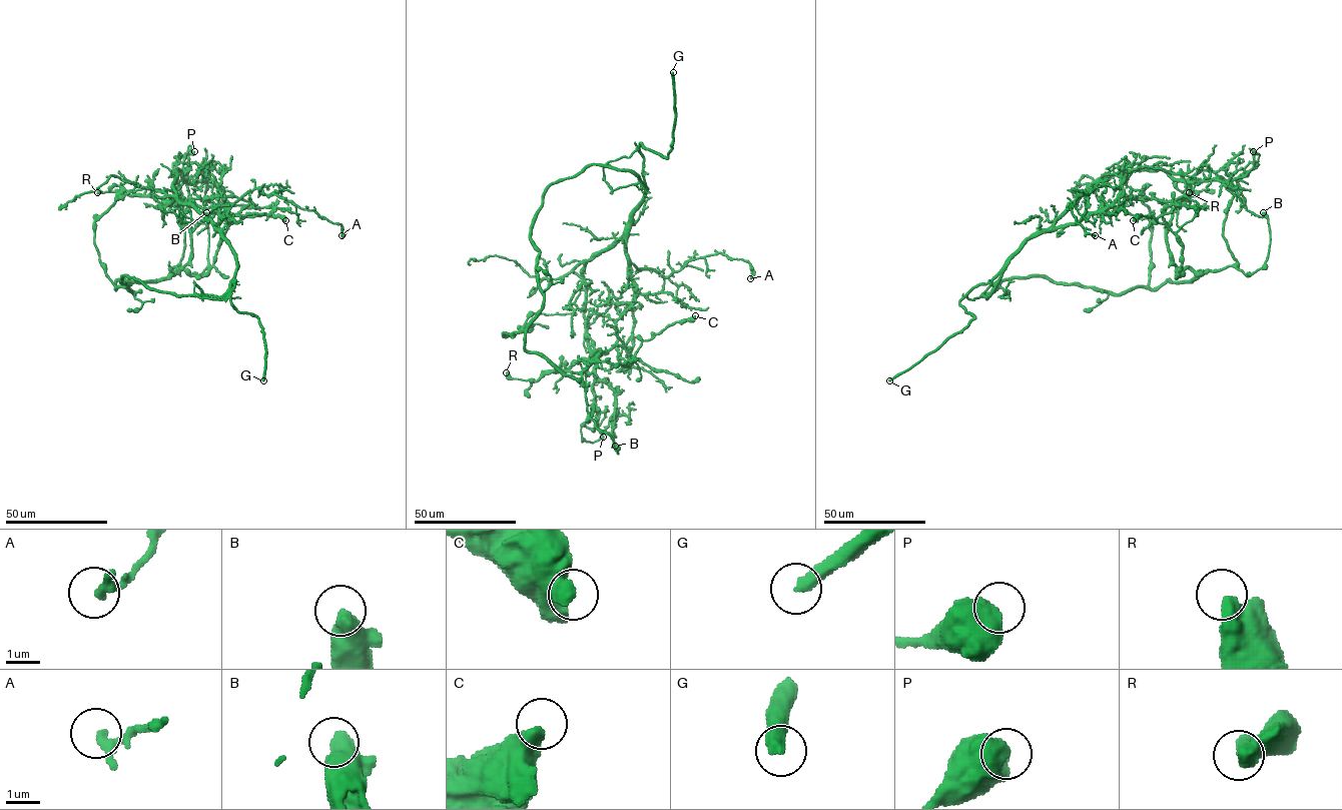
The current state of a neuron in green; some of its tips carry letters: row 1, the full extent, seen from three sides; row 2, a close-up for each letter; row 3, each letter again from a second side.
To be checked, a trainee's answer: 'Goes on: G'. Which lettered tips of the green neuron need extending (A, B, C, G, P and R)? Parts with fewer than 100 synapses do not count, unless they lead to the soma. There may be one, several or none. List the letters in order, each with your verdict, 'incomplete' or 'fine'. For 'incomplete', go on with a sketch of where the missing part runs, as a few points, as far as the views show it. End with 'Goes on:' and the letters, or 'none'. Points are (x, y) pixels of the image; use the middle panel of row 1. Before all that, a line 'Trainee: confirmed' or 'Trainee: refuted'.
Trainee: confirmed
A: fine
B: fine
C: fine
G: incomplete; course (673, 72), (663, 42), (664, 9)
P: fine
R: fine
Goes on: G

